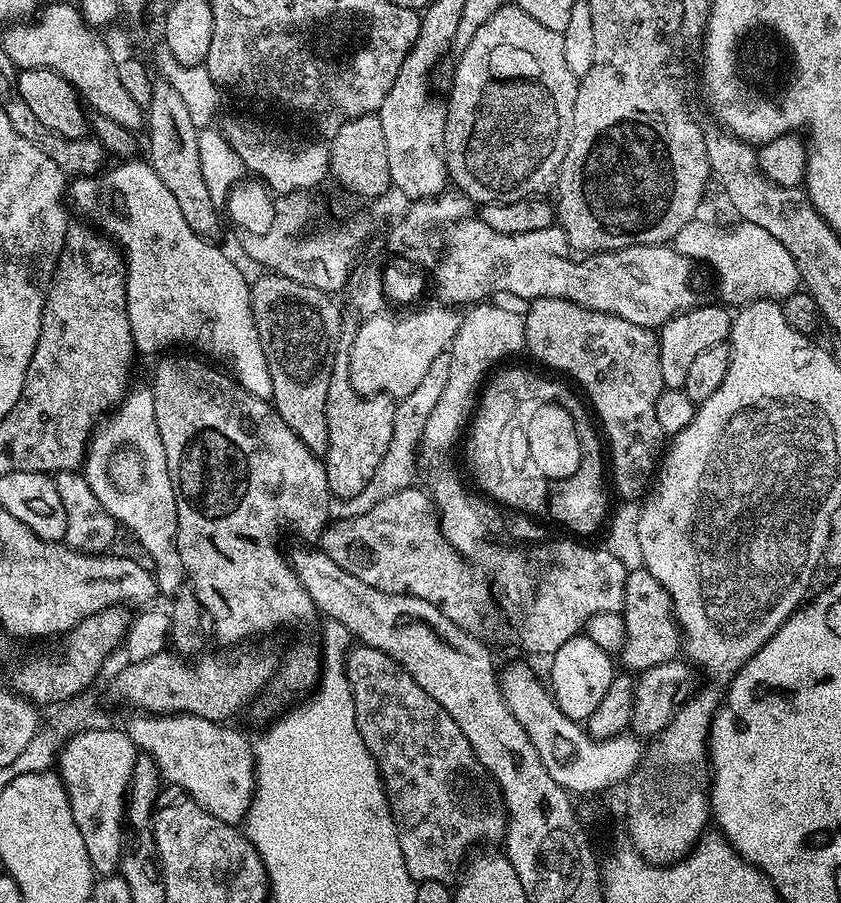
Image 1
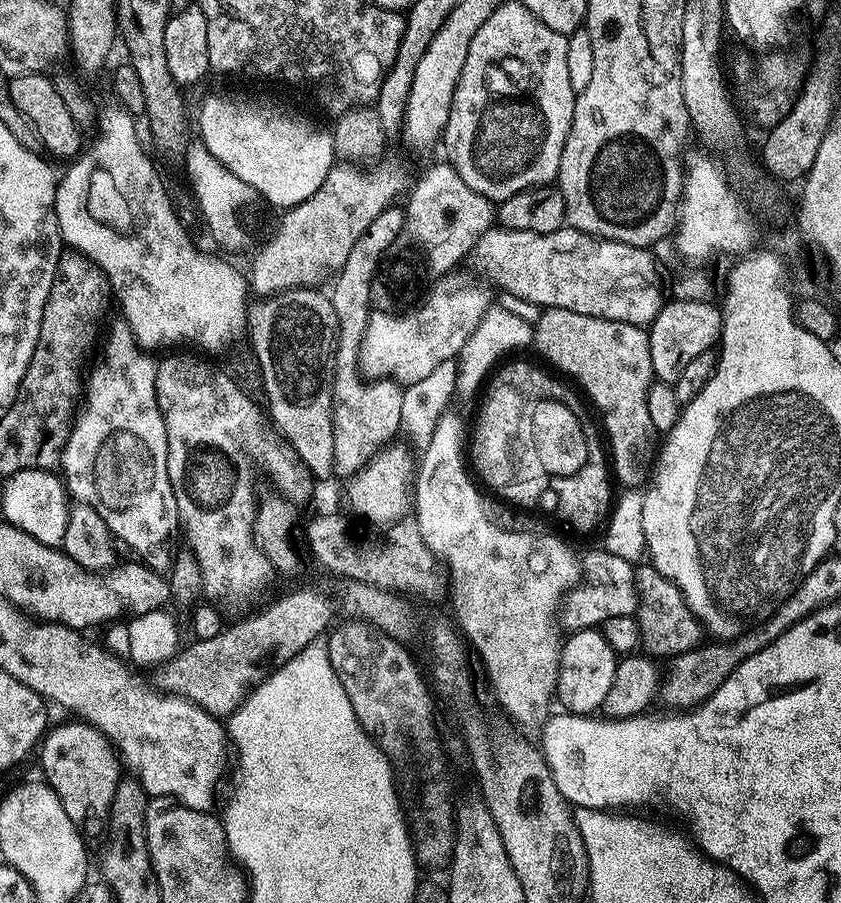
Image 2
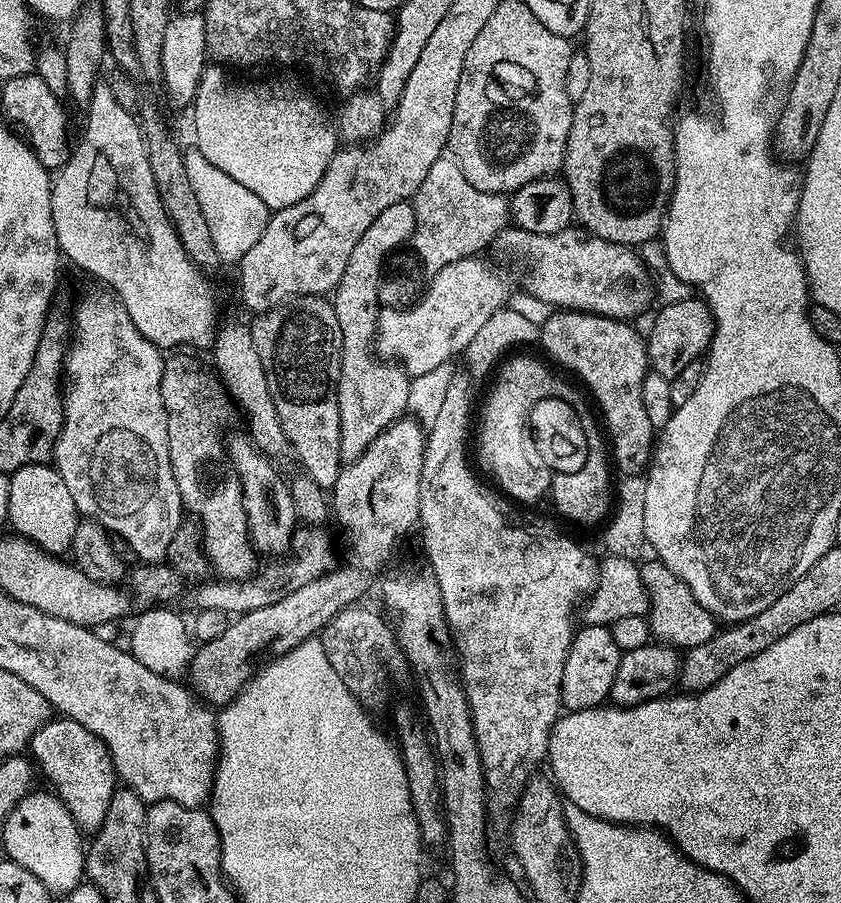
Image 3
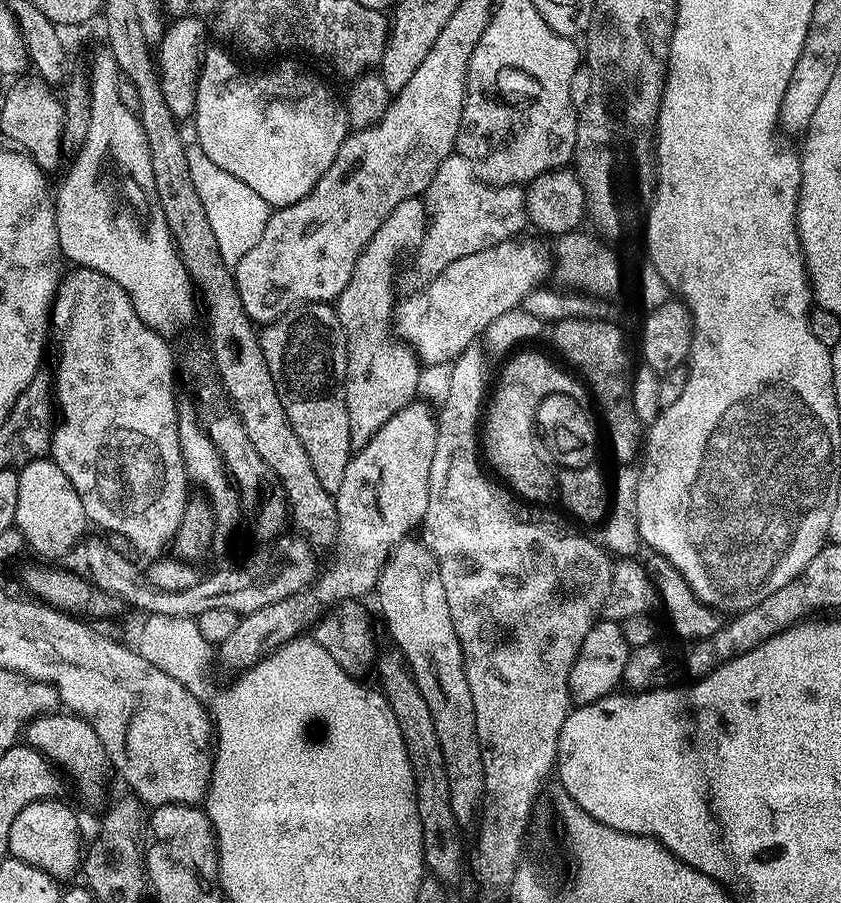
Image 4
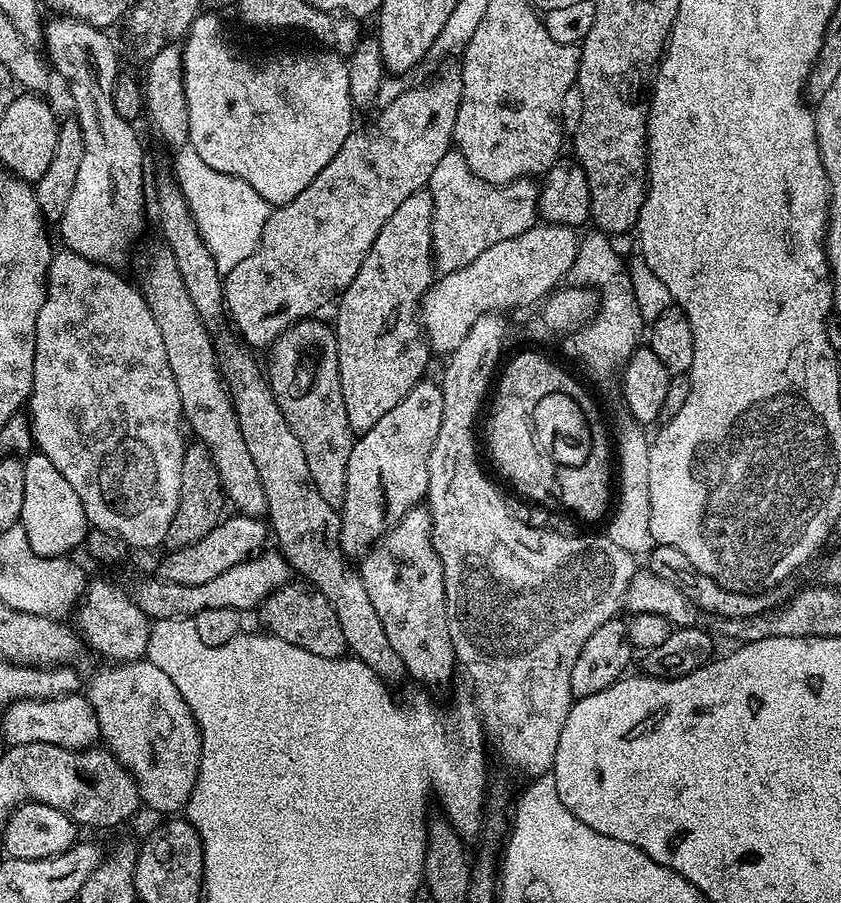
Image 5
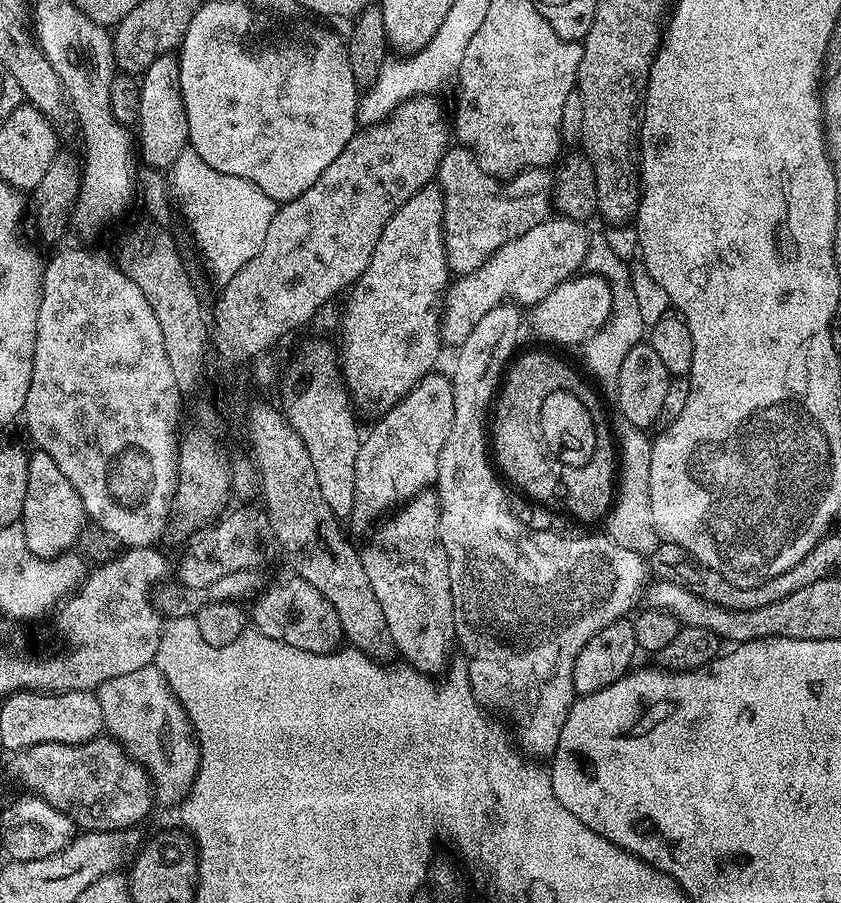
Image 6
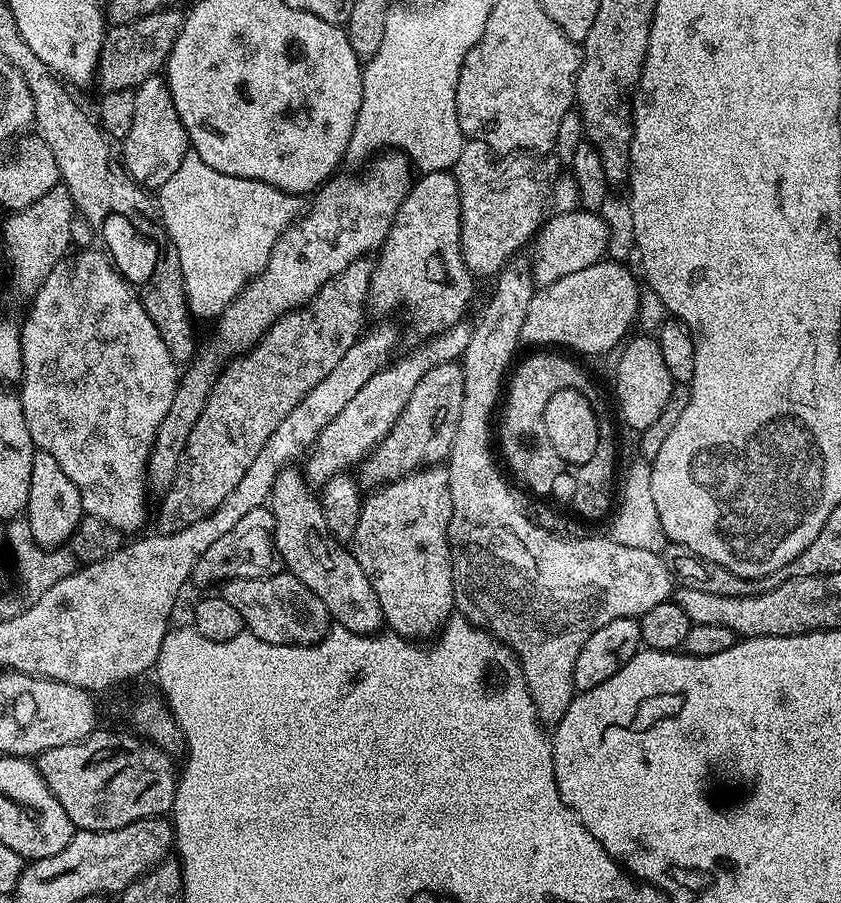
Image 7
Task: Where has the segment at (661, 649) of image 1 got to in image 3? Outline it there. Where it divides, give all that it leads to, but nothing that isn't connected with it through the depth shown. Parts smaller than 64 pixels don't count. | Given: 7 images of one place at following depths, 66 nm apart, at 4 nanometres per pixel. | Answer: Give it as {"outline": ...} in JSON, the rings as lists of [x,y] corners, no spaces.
{"outline":[[[649,558],[645,564],[639,565],[639,569],[642,586],[648,595],[646,619],[651,639],[677,650],[687,650],[710,642],[718,631],[718,621],[698,603],[694,594],[690,594],[690,586],[686,586],[686,582],[682,582],[674,570],[658,559]]]}

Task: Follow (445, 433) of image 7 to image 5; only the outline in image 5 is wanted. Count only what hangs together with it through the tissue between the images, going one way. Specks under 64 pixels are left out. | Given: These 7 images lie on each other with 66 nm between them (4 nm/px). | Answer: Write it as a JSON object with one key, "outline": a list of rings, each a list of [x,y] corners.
{"outline":[[[425,378],[414,385],[410,394],[394,410],[382,414],[368,432],[353,443],[346,478],[346,498],[340,514],[340,549],[349,558],[363,557],[364,553],[397,524],[410,509],[417,507],[427,497],[430,478],[430,456],[442,426],[443,390],[436,380]]]}

